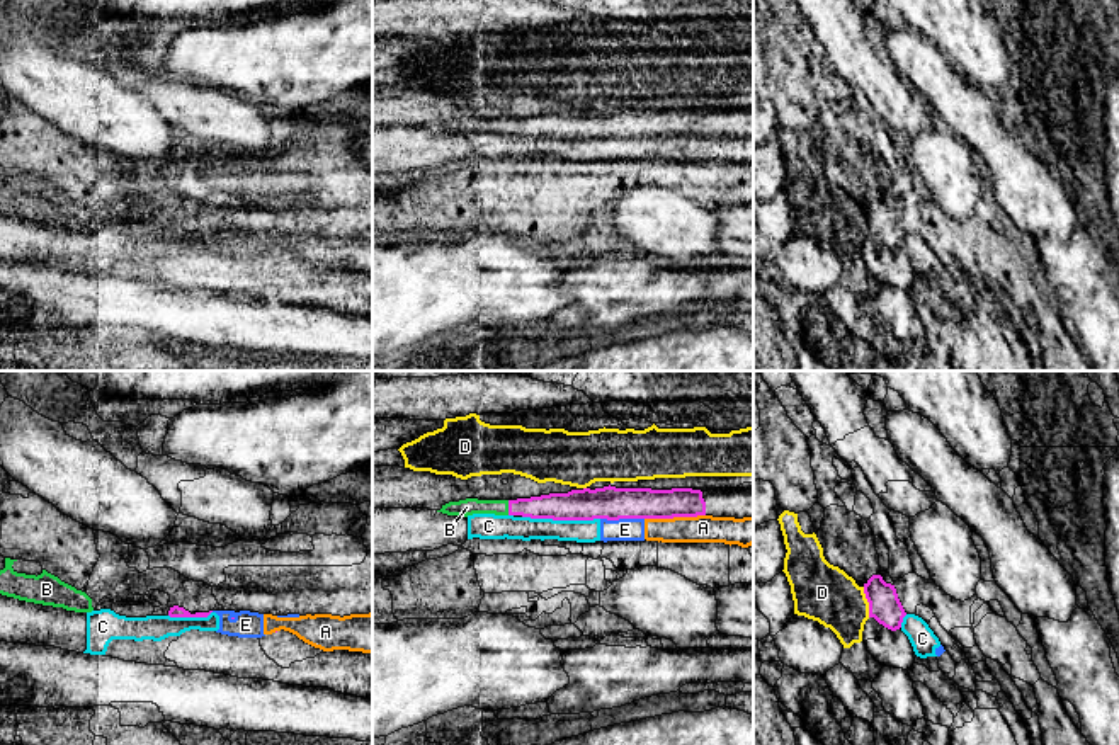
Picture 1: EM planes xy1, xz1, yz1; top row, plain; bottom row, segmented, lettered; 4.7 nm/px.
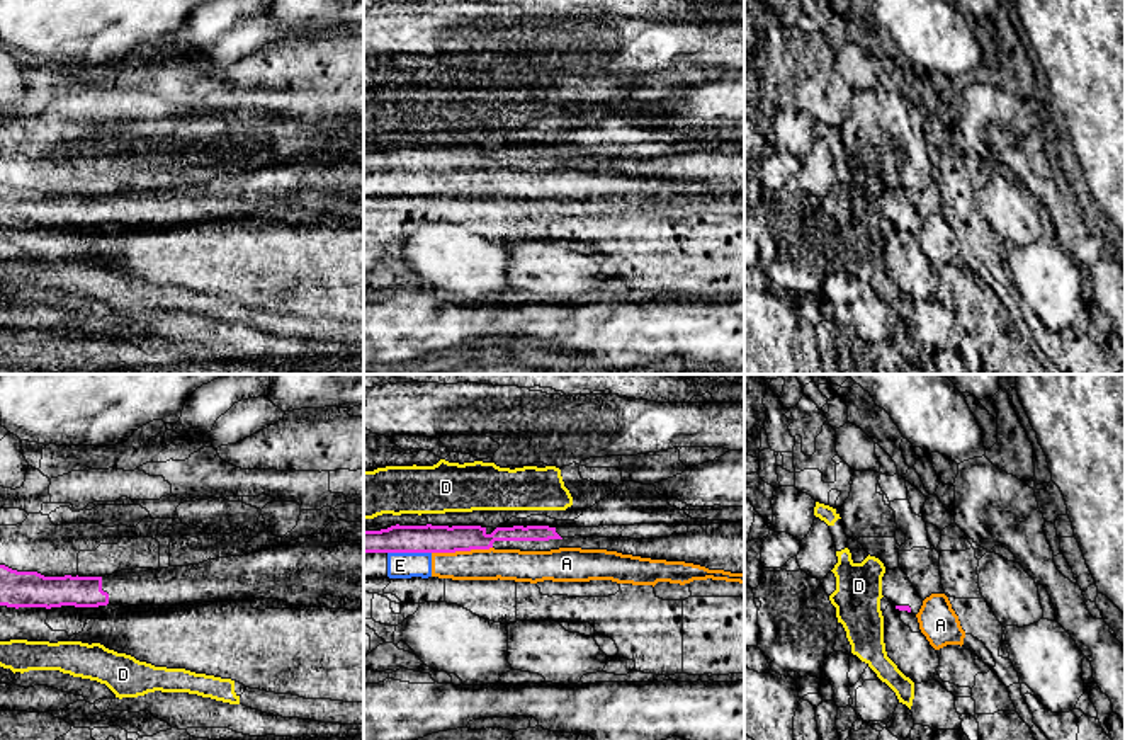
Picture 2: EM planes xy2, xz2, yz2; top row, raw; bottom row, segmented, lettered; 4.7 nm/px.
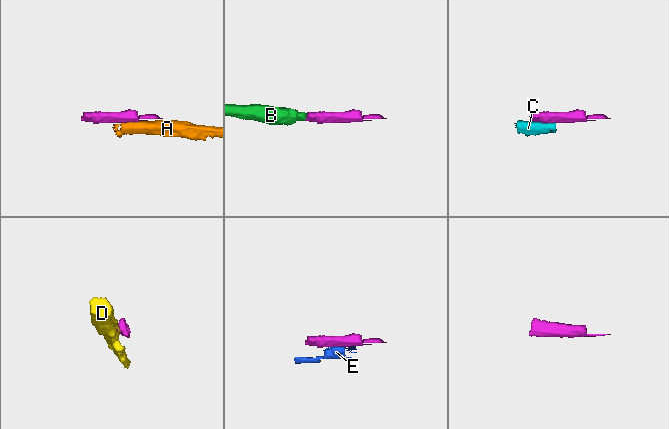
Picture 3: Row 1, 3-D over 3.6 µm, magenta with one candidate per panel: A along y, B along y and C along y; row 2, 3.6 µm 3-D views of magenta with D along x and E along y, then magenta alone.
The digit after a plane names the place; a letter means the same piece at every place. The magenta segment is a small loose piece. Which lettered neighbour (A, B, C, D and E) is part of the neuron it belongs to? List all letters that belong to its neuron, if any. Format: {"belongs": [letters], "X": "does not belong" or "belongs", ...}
{"belongs": ["B"], "A": "does not belong", "B": "belongs", "C": "does not belong", "D": "does not belong", "E": "does not belong"}

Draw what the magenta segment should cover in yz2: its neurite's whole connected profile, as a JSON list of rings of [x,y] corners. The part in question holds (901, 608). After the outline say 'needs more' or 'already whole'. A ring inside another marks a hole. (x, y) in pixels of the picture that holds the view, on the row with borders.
[[[899,566],[885,570],[882,577],[882,595],[899,611],[918,614],[923,606],[923,599]]] | needs more

